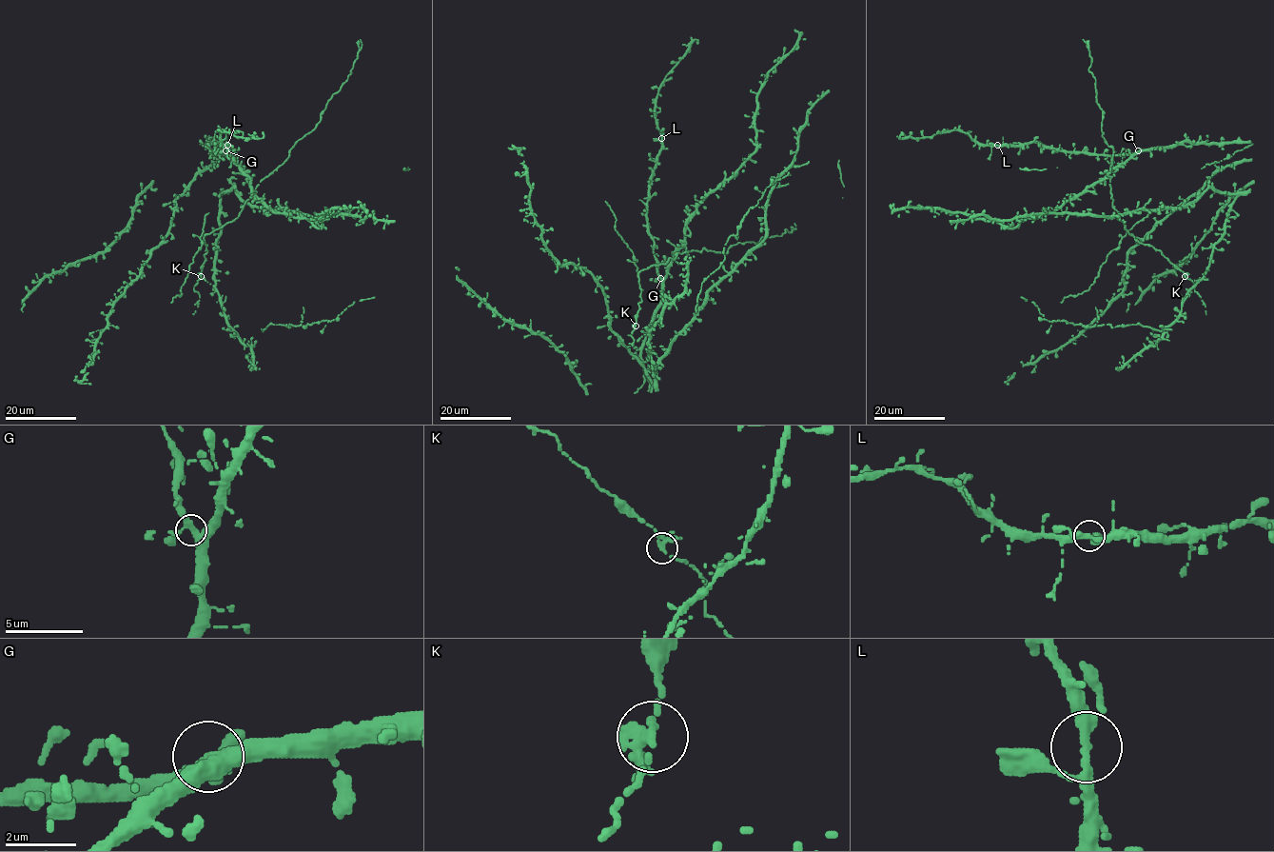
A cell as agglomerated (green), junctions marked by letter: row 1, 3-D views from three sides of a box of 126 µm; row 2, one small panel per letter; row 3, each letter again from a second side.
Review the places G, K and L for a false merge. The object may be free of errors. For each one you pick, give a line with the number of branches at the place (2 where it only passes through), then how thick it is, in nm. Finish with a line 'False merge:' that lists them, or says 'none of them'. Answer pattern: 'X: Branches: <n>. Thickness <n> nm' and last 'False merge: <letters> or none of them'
False merge: none of them

